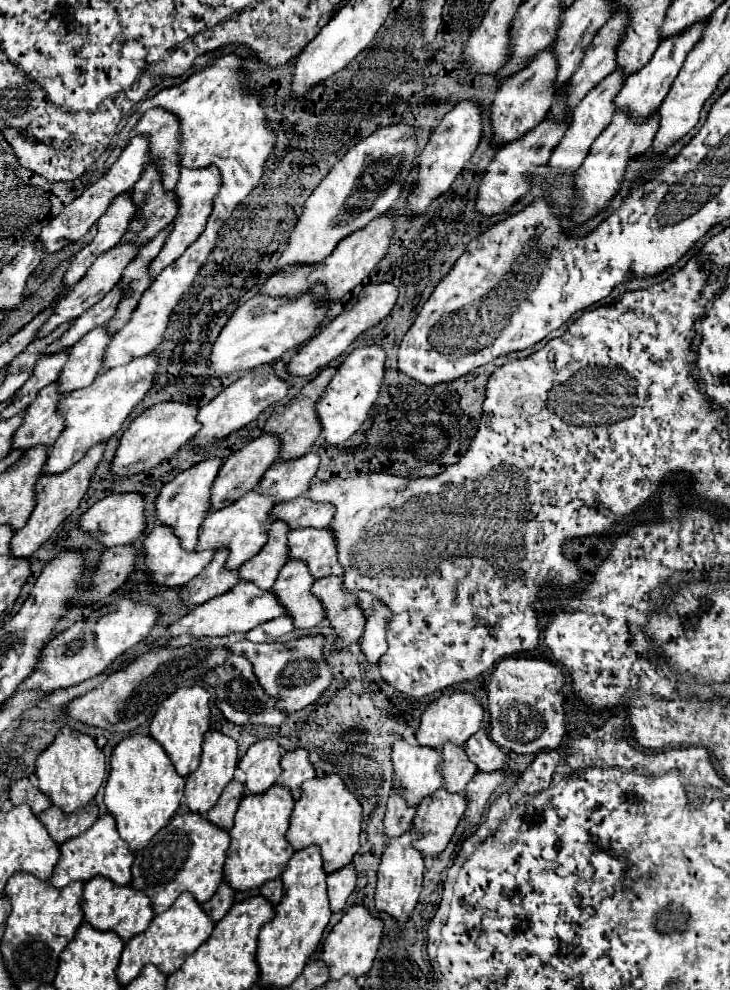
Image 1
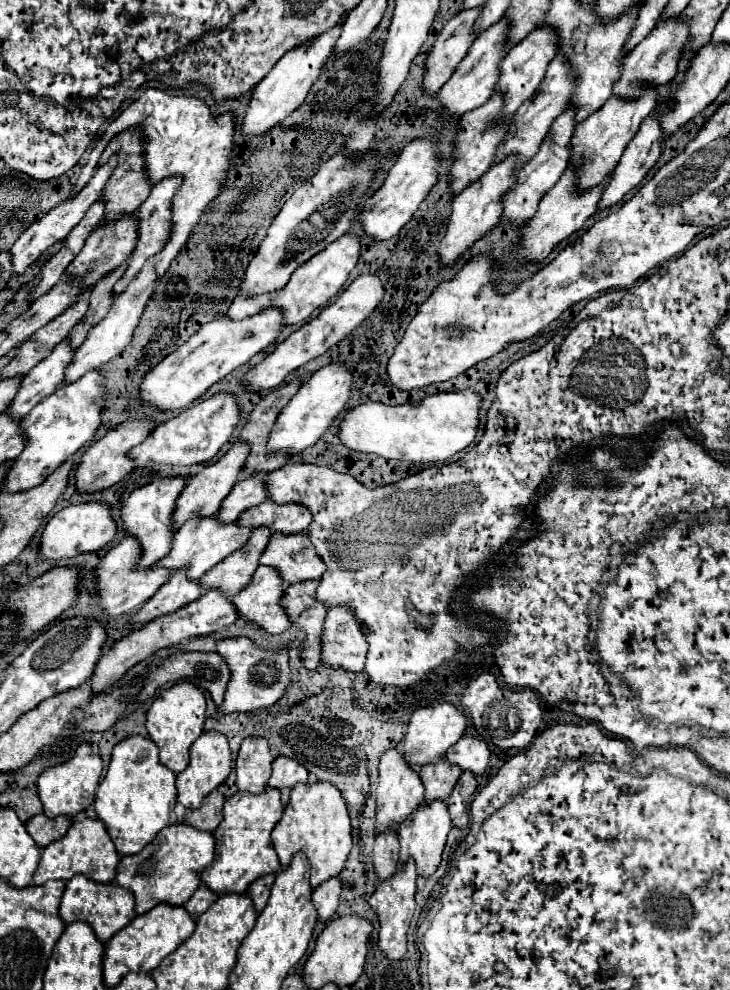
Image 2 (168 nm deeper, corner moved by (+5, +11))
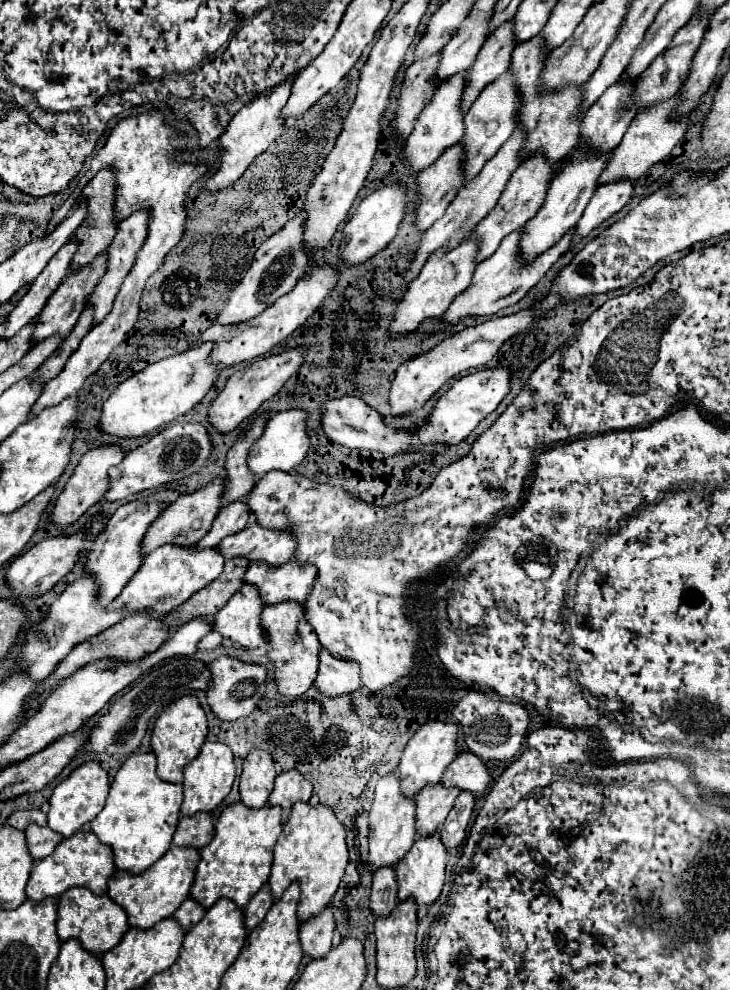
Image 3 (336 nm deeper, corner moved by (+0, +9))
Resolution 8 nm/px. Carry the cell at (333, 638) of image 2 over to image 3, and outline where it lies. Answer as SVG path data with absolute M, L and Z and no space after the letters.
M323 647L319 653L319 673L315 687L329 697L351 693L361 687L361 669L355 661L339 659Z

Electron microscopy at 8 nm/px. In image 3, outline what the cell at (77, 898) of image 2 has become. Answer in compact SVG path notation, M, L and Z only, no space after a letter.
M71 887L69 891L65 891L65 895L59 897L57 933L61 941L77 937L87 951L103 955L121 941L127 929L129 921L125 911L117 907L117 903L113 903L113 899L109 899L107 895L93 895L87 887Z

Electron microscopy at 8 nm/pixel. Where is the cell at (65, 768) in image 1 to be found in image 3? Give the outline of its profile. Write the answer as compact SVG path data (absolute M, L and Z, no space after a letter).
M87 761L81 767L77 767L69 777L65 777L55 789L49 799L49 827L63 837L71 837L75 831L85 827L89 821L93 821L99 811L105 805L109 791L109 777L107 771L97 761Z

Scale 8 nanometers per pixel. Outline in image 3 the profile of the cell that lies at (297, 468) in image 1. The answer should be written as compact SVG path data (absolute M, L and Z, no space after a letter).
M233 501L229 505L223 505L217 519L213 521L213 527L209 533L197 543L197 547L215 547L225 539L227 535L233 535L241 531L247 525L247 517L251 515L247 501Z

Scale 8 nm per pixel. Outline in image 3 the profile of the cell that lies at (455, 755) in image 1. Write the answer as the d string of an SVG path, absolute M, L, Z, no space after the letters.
M443 783L423 787L417 797L417 831L421 835L431 835L447 819L455 797L459 795L457 787L443 787Z

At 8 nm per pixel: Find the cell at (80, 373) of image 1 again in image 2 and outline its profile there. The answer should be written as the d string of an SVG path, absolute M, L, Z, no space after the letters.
M68 339L56 345L56 349L44 361L40 361L40 365L32 367L30 373L22 379L16 397L6 407L4 413L14 415L18 419L26 417L36 403L40 403L44 397L48 397L62 385L64 369L72 361L72 357L74 349L70 349Z

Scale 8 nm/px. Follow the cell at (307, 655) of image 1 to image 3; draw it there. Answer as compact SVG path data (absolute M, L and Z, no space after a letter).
M219 657L217 661L209 663L209 669L213 671L213 687L207 691L207 701L211 711L223 719L223 721L235 721L239 717L249 715L259 701L263 699L263 693L267 689L267 669L259 663L245 663L235 657Z

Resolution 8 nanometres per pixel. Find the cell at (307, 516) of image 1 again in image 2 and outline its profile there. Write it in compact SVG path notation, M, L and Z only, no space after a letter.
M264 501L264 503L244 511L236 523L244 525L248 529L268 527L270 531L294 535L294 533L306 533L310 519L312 517L308 515L308 509L304 509L302 505L296 505L296 503L276 505L274 501Z

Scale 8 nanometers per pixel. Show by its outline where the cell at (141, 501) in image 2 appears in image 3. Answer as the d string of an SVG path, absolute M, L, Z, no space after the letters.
M153 497L125 503L109 519L105 531L95 539L93 549L89 551L89 557L85 561L85 567L101 585L101 591L99 591L101 605L109 605L121 593L121 589L129 583L129 579L137 573L139 565L143 563L145 533L151 527L151 523L157 519L157 515L163 513L163 509L165 509L165 505Z

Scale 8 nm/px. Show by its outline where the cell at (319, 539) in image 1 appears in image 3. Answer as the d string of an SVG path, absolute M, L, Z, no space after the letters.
M251 561L245 573L245 581L257 583L261 587L261 597L265 603L281 603L287 599L305 601L317 579L317 567L313 563L283 563L281 567L273 567L263 561Z

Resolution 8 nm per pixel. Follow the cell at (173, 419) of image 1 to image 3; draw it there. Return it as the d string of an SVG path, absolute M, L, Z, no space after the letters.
M99 445L99 447L95 447L95 449L91 449L91 451L87 451L83 457L81 457L81 461L79 461L79 465L75 467L75 473L73 473L73 477L67 481L67 485L65 485L65 489L63 489L63 493L59 495L59 499L57 499L57 505L55 505L55 509L53 509L53 523L55 525L67 525L67 523L73 523L73 521L77 521L77 517L81 517L91 505L95 505L99 499L103 499L105 497L105 493L109 491L109 469L111 467L115 467L115 465L119 465L121 461L123 461L123 457L125 457L125 451L123 451L123 447L119 447L119 445Z

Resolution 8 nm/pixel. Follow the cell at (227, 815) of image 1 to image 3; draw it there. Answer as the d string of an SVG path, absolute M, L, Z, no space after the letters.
M195 813L191 817L181 817L177 831L173 835L173 845L179 847L205 847L213 839L213 815Z

